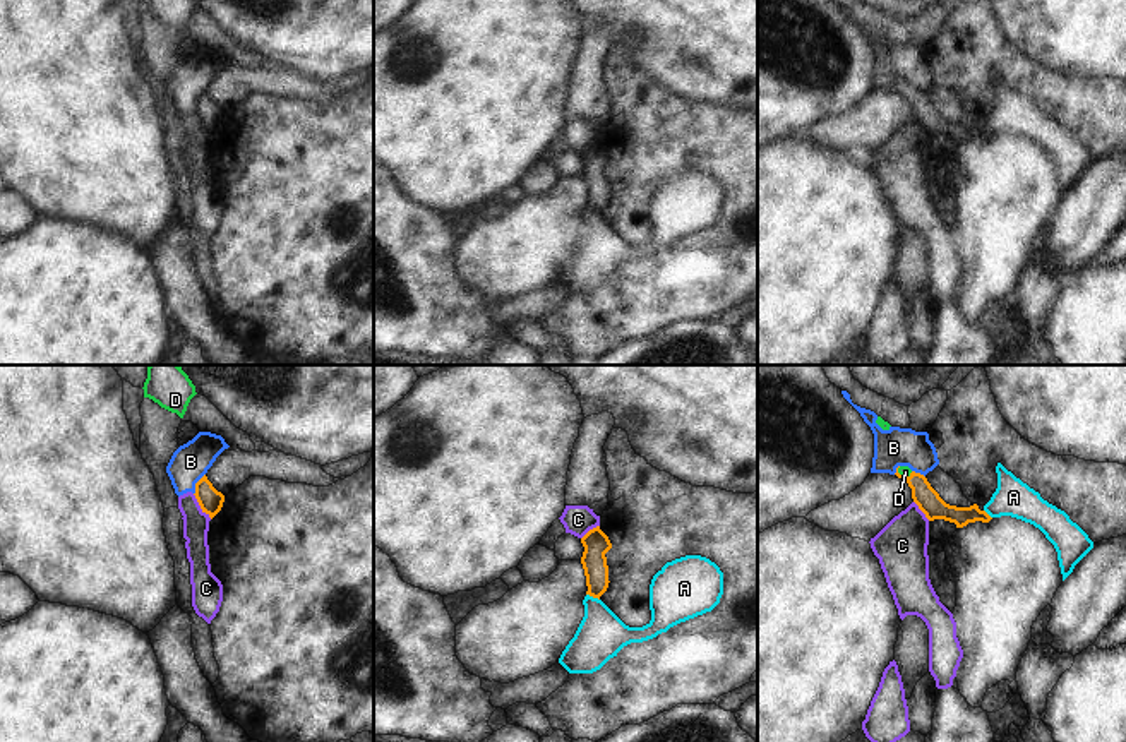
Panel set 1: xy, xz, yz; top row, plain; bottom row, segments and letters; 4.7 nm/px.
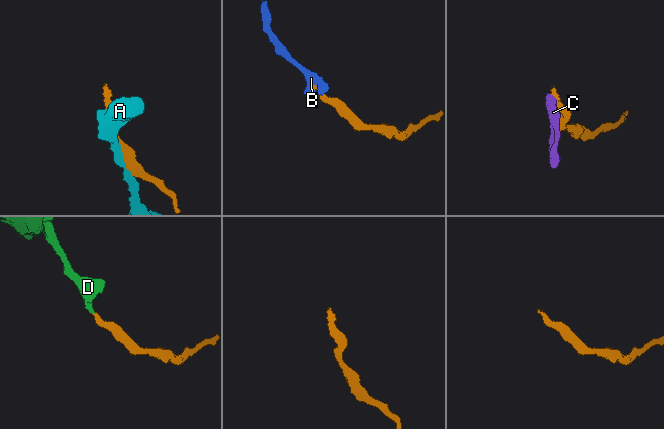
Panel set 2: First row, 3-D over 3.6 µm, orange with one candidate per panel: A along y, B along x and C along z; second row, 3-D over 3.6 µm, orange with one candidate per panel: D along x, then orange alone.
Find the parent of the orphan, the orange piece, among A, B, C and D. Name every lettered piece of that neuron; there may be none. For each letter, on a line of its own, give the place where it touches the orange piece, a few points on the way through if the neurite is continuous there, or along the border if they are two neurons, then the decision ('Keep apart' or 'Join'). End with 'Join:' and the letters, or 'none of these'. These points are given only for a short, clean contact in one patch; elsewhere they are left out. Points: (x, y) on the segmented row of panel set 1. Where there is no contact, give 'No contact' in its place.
A: Touches orange at xz (593, 597). Keep apart
B: Touches orange at xy (196, 484). Boundary: xy (204, 473), (196, 484), (194, 494). Keep apart
C: Touches orange at xy (199, 504). Boundary: xy (192, 494), (211, 518). Keep apart
D: Touches orange at yz (904, 477). Path across: yz (924, 496), (904, 477), (905, 472). Join
Join: D.

